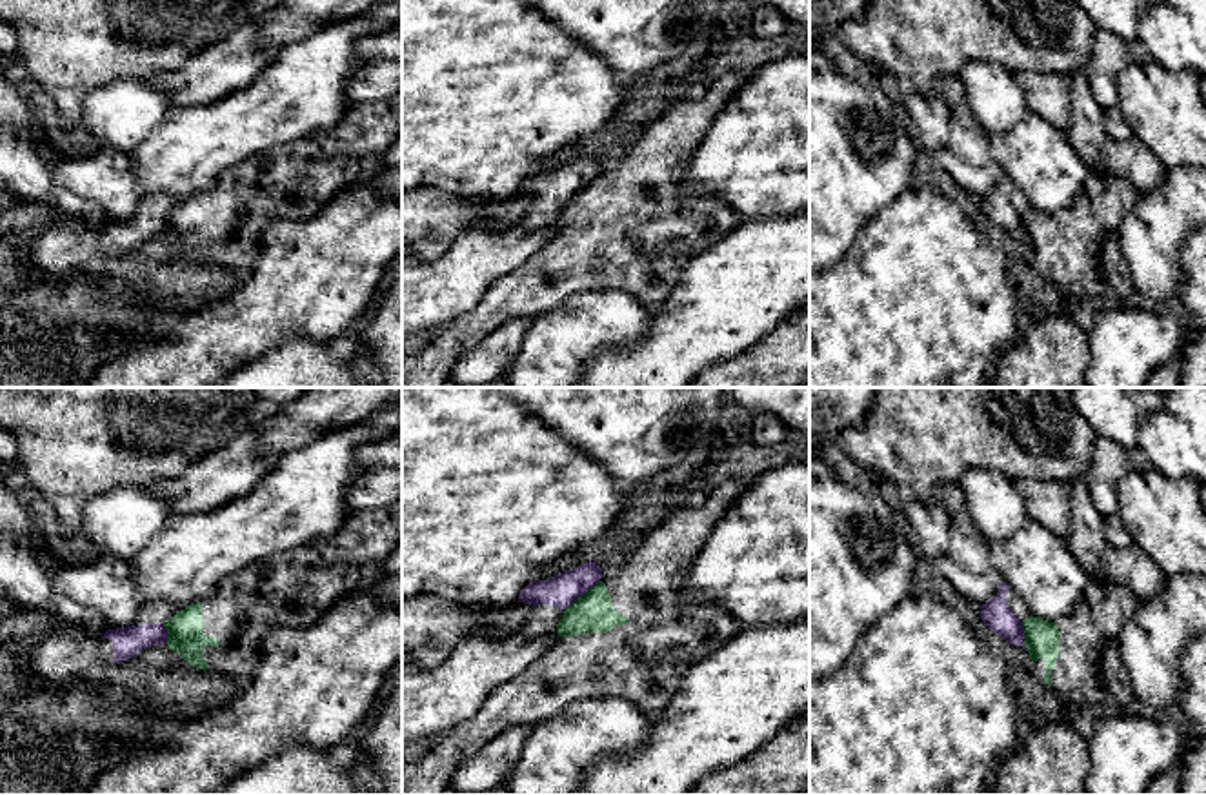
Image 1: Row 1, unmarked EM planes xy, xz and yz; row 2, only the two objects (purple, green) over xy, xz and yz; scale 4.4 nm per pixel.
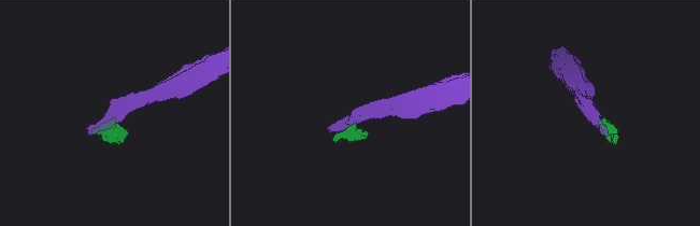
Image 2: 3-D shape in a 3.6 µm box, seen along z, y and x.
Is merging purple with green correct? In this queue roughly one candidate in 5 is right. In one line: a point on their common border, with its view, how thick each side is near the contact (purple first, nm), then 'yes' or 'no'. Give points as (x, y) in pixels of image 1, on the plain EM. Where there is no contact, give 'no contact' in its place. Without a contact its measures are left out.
meets purple in xz at (582, 186); 150 nm thick on the purple side, 180 nm on the other; no

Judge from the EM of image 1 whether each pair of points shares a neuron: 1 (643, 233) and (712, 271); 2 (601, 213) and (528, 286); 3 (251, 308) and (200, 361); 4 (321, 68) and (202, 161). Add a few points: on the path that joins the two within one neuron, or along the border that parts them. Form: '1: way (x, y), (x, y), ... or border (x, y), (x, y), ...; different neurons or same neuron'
1: border (726, 235), (697, 253), (673, 284); different neurons
2: way (602, 239), (572, 270), (550, 270); same neuron
3: way (239, 321), (211, 348); same neuron
4: way (291, 97), (273, 111), (231, 131); same neuron

